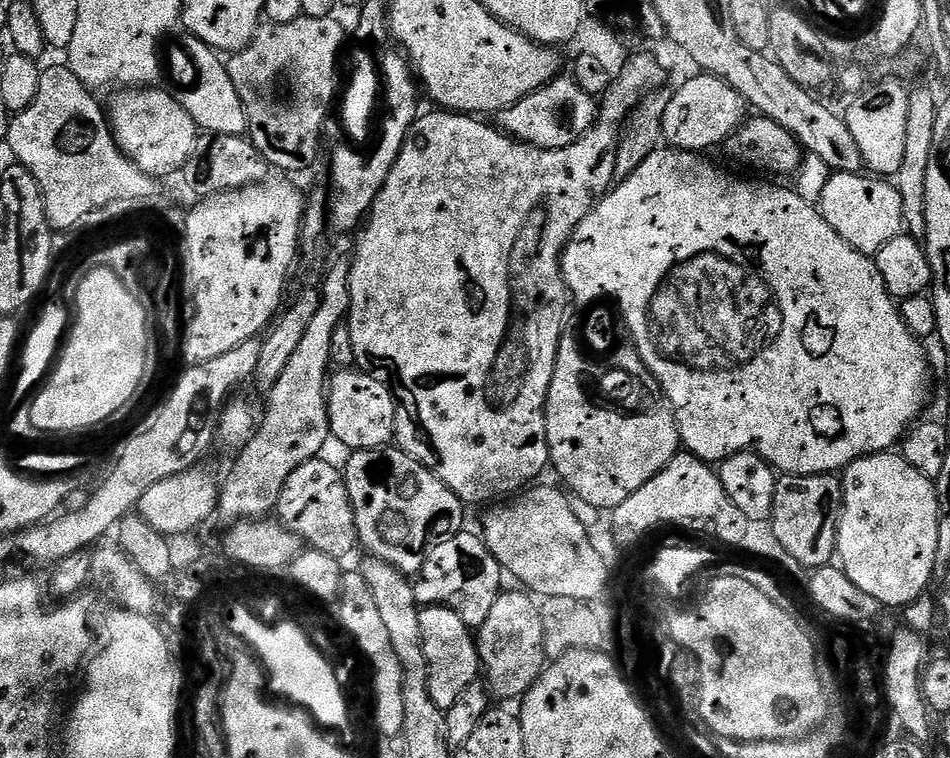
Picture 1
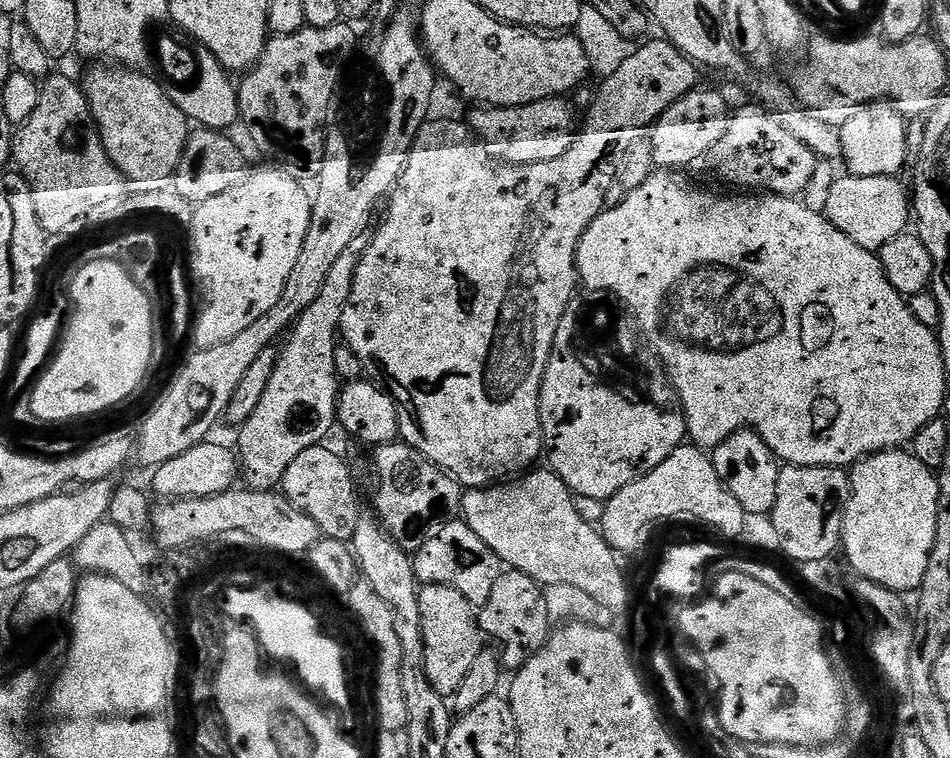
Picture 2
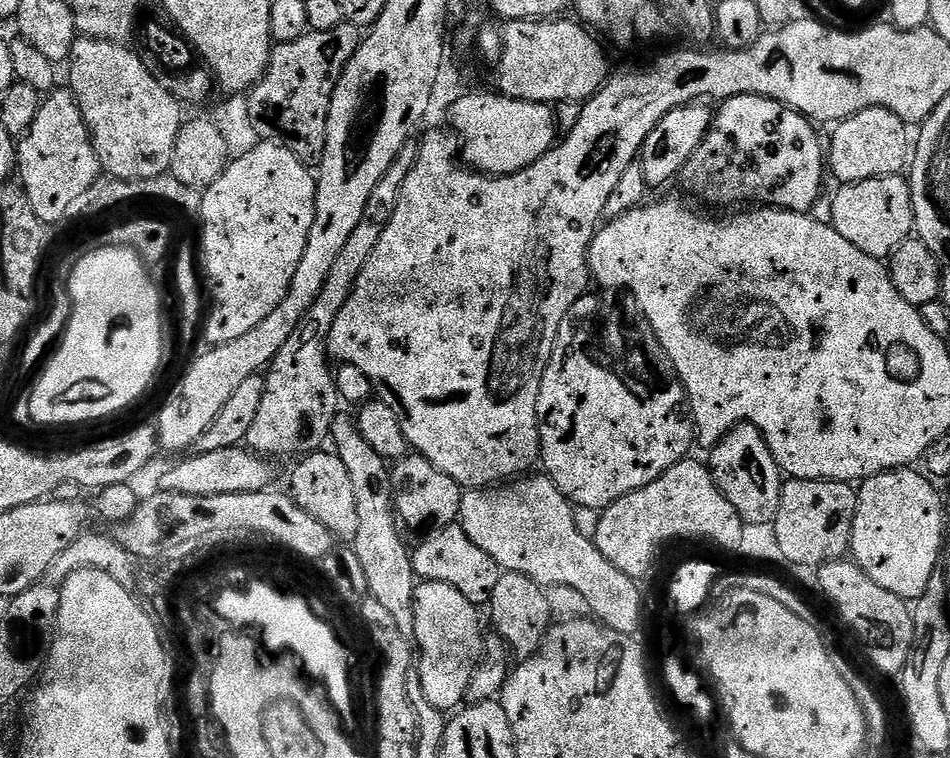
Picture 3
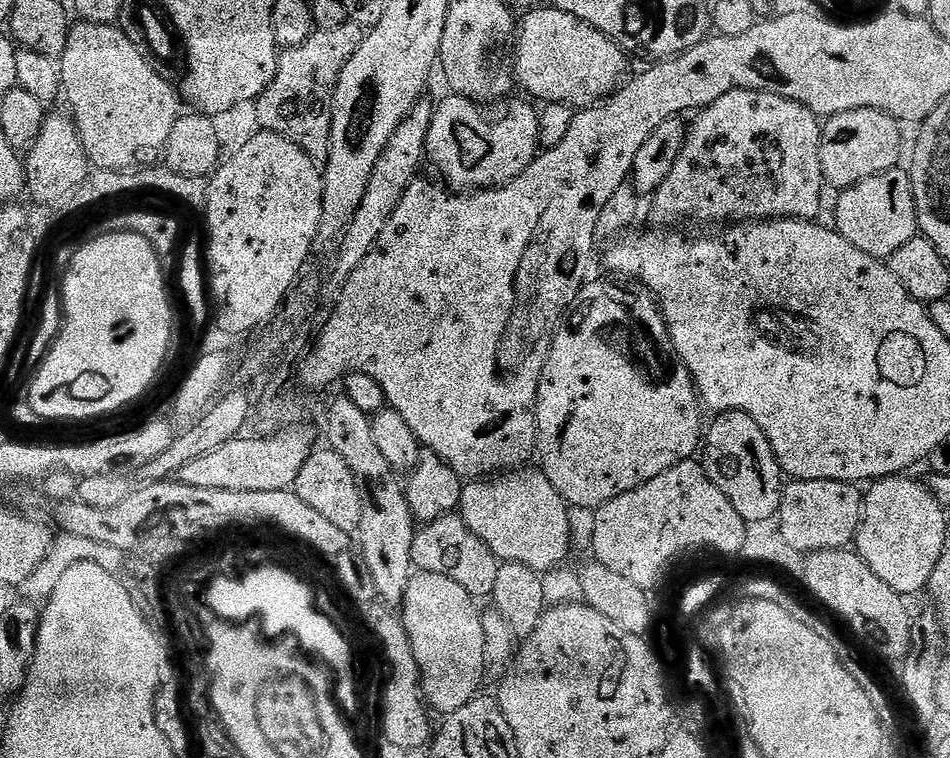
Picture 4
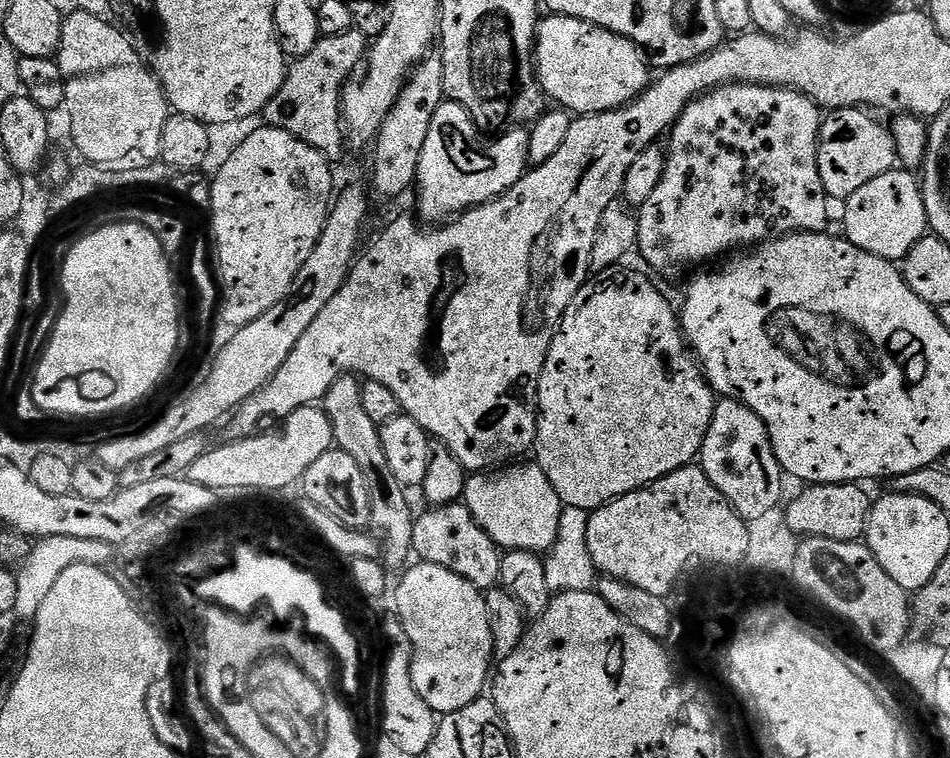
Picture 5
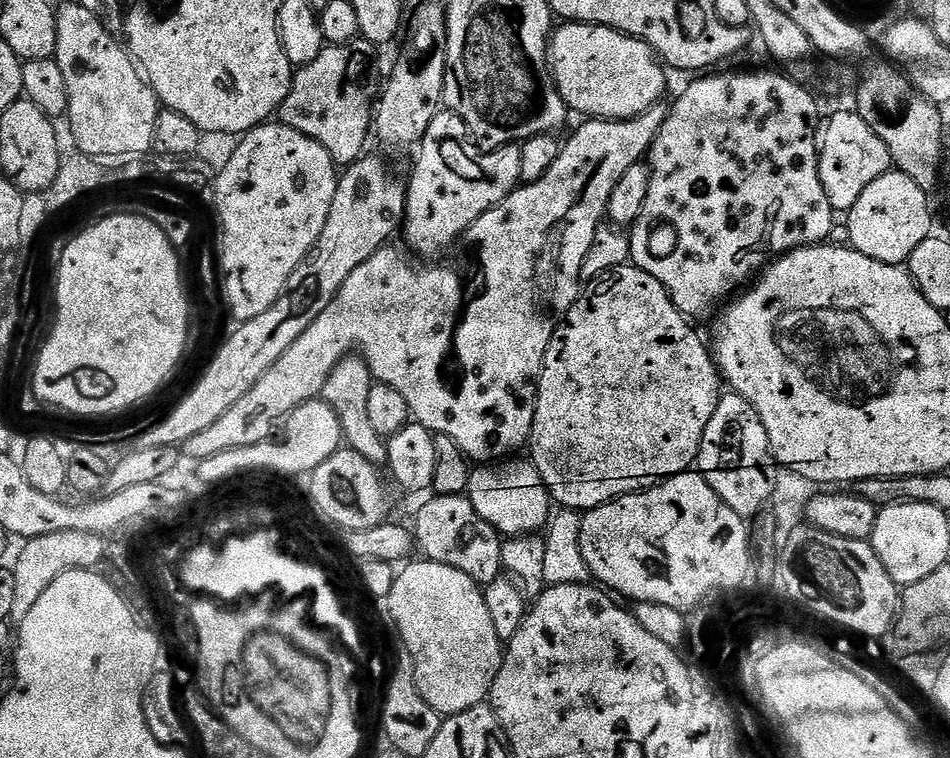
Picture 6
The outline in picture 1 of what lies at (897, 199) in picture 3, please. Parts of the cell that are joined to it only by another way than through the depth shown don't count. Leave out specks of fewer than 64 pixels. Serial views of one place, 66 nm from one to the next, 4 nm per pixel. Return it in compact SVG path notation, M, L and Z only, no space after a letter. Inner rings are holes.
M832 172L826 182L818 205L822 218L854 250L875 257L886 242L901 235L902 194L898 194L895 183L872 174L854 172Z

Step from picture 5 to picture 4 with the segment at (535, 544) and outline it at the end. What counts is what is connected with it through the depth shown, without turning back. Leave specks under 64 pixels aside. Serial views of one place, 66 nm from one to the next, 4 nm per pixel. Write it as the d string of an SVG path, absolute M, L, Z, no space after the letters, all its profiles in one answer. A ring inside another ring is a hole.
M509 470L503 474L493 475L491 478L472 478L465 483L460 499L458 514L490 546L490 550L501 561L510 564L530 566L535 572L545 574L555 568L561 567L568 556L568 551L574 548L570 530L570 518L568 517L569 505L550 486L550 482L544 477L543 472L533 470Z

